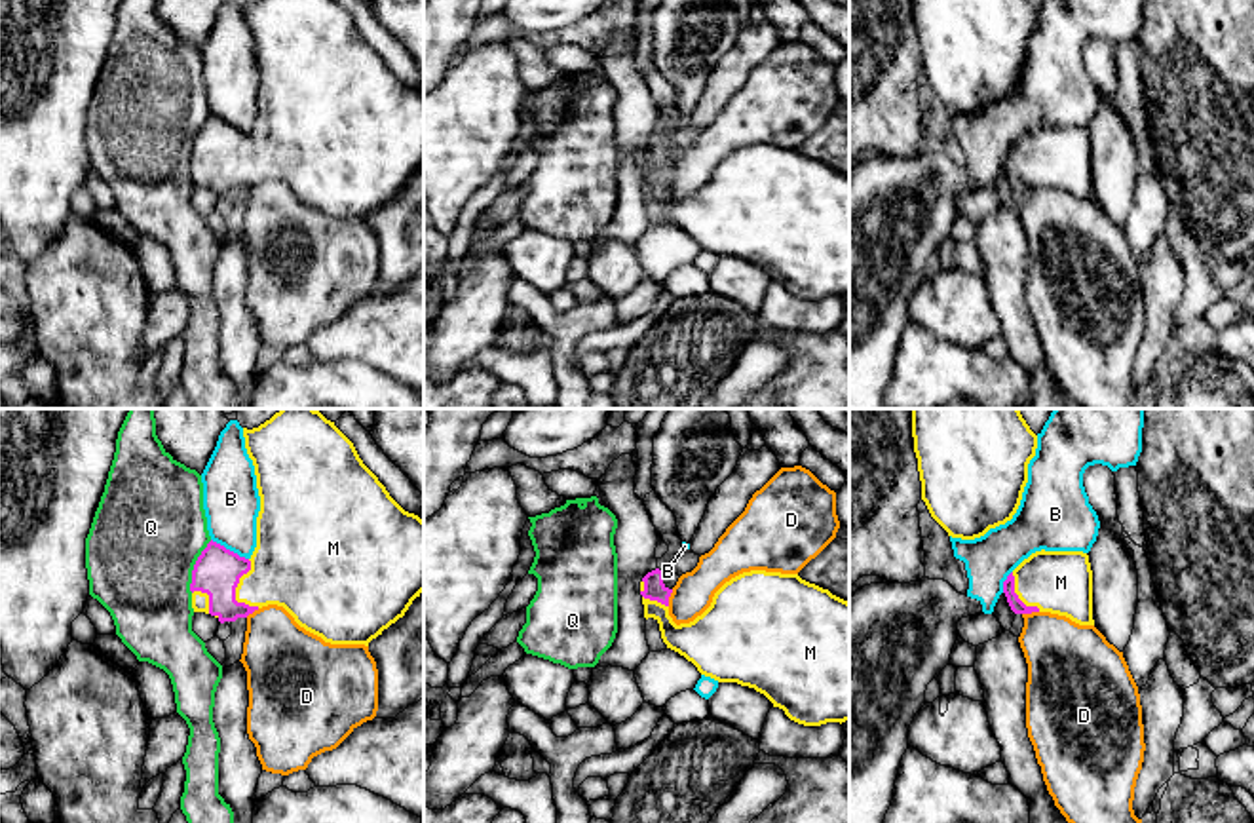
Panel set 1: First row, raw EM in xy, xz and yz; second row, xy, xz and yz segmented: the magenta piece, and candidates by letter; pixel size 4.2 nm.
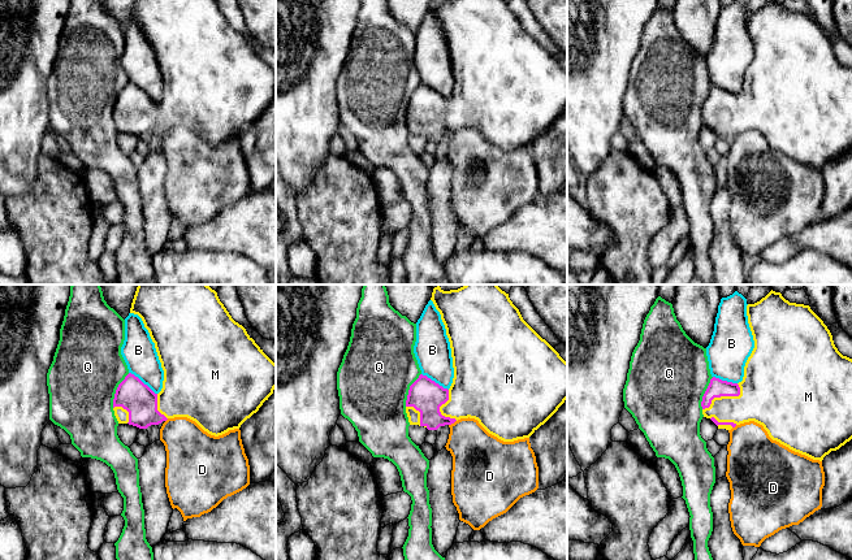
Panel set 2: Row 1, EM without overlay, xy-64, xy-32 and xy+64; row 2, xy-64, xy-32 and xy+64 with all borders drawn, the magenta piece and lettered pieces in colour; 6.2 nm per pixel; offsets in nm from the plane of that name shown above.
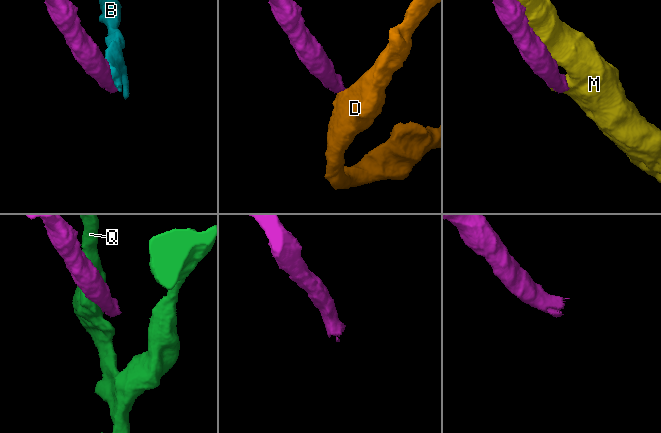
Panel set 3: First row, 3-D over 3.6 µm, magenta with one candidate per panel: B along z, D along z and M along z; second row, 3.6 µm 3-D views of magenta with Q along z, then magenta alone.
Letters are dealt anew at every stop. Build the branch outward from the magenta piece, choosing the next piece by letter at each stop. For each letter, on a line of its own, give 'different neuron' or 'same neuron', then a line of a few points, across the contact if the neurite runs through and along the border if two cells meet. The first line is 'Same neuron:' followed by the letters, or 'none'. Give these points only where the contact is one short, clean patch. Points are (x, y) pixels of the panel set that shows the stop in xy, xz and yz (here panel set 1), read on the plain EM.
Same neuron: M
B: different neuron
D: different neuron; line xz (673, 164), (667, 179)
M: same neuron
Q: different neuron

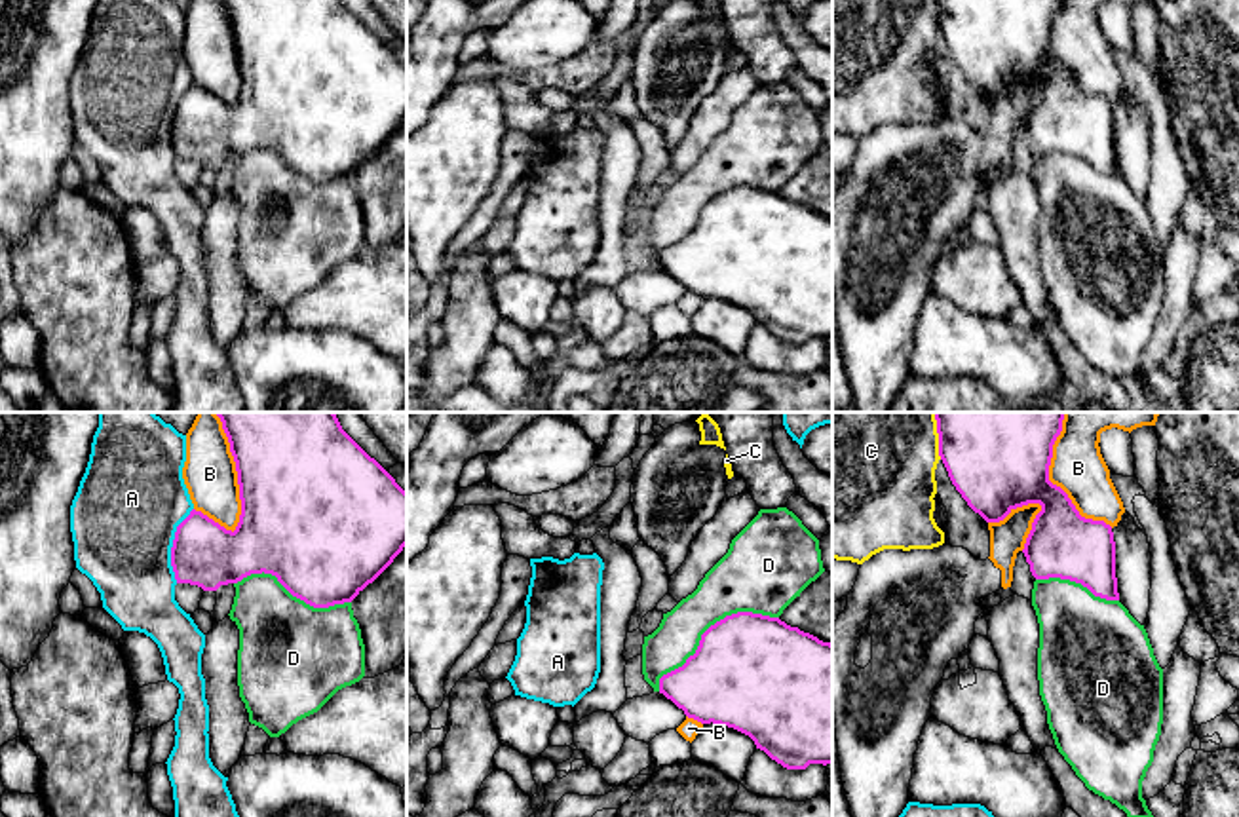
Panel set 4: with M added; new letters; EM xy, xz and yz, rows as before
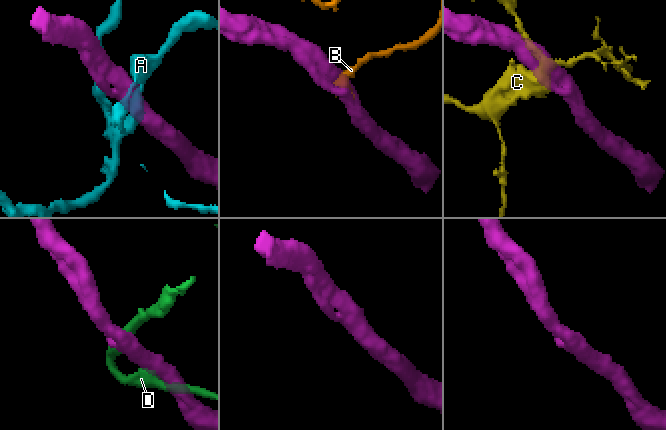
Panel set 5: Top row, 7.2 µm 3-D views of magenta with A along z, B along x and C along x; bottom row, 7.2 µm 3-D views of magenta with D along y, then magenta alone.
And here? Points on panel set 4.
Same neuron: none
A: different neuron
B: different neuron
C: different neuron
D: different neuron

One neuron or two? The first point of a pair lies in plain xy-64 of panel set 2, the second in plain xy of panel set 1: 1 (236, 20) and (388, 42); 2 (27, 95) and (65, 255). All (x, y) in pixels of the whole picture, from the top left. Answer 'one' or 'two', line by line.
1: one
2: two

